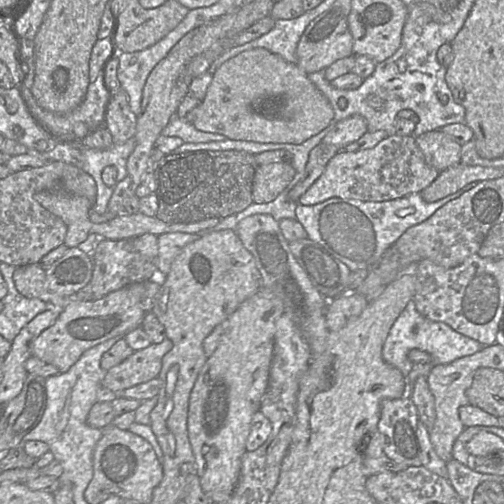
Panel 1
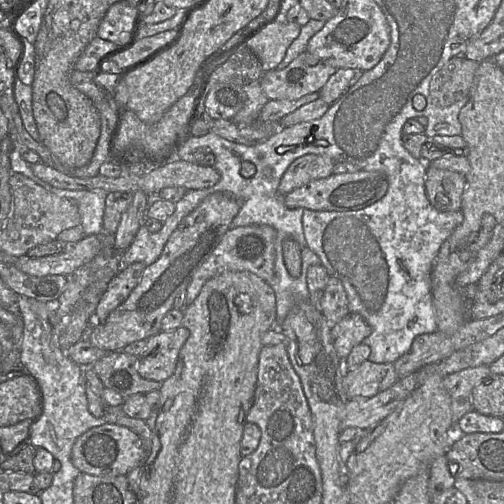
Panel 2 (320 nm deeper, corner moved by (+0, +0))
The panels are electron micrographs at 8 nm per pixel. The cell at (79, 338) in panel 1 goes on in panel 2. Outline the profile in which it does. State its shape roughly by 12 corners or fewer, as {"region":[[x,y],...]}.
{"region":[[217,192],[182,219],[129,297],[81,340],[161,332],[241,208]]}

